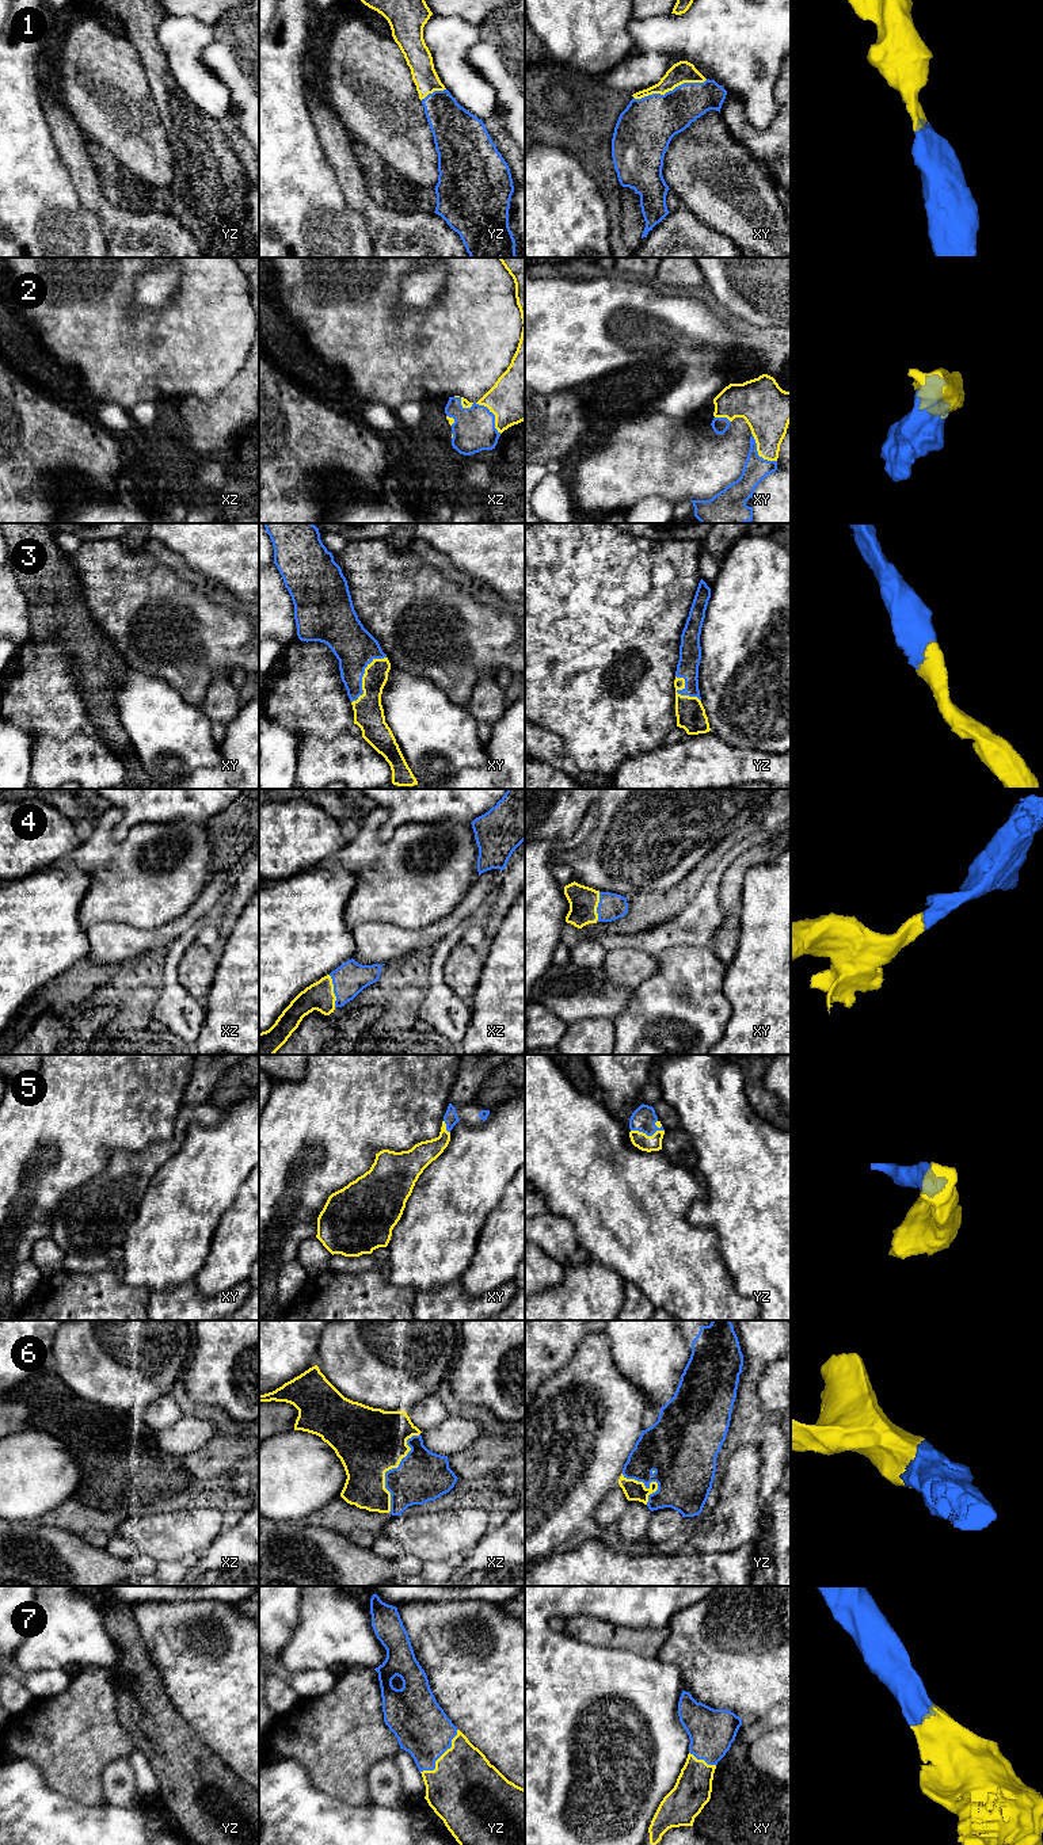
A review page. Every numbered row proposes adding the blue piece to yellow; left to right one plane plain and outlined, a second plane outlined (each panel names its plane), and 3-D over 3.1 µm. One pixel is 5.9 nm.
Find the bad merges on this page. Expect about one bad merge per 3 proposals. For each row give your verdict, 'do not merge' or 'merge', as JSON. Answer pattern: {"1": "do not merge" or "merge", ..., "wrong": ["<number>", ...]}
{"1": "merge", "2": "merge", "3": "merge", "4": "merge", "5": "merge", "6": "merge", "7": "merge", "wrong": []}

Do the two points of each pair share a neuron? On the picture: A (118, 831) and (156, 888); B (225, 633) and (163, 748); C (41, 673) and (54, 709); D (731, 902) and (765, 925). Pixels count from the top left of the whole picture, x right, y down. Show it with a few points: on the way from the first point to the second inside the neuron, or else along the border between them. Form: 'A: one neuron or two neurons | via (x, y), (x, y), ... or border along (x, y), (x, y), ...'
A: two neurons | border along (151, 822), (136, 824), (120, 841), (111, 839)
B: two neurons | border along (164, 682), (187, 702), (200, 706)
C: one neuron | via (41, 682), (41, 696), (45, 700)
D: two neurons | border along (745, 876), (741, 906), (737, 911), (739, 940)

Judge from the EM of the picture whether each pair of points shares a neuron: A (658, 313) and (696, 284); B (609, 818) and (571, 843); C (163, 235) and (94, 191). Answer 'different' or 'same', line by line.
A: different
B: different
C: same

